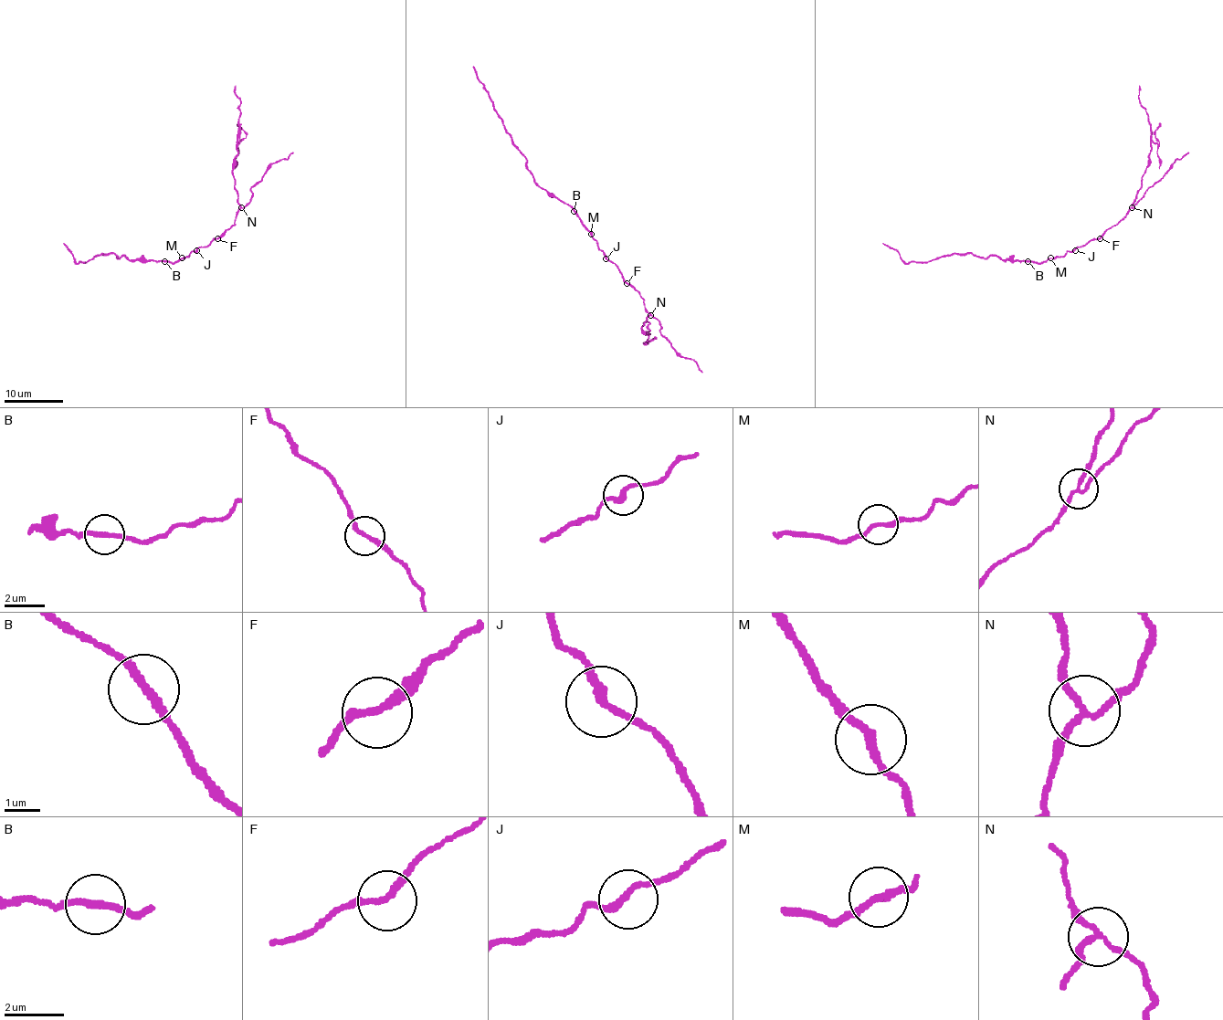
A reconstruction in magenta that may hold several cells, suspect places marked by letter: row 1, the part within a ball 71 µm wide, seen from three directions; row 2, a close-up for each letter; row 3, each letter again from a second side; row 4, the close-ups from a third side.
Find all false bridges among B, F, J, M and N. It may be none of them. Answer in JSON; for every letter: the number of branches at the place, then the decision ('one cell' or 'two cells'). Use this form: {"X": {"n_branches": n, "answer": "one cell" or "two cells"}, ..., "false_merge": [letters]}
{"B": {"n_branches": 2, "answer": "two cells"}, "F": {"n_branches": 2, "answer": "one cell"}, "J": {"n_branches": 2, "answer": "one cell"}, "M": {"n_branches": 2, "answer": "one cell"}, "N": {"n_branches": 3, "answer": "two cells"}, "false_merge": ["B", "N"]}

